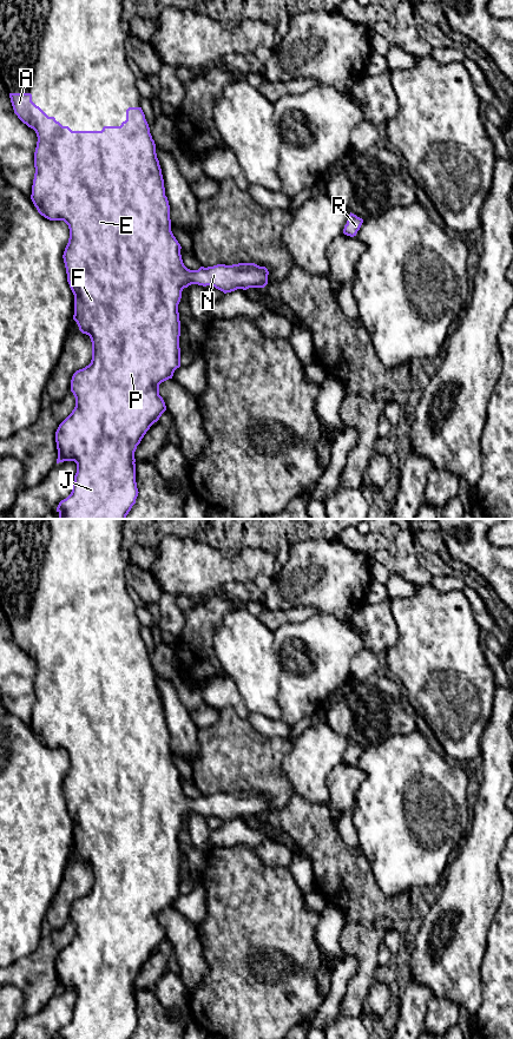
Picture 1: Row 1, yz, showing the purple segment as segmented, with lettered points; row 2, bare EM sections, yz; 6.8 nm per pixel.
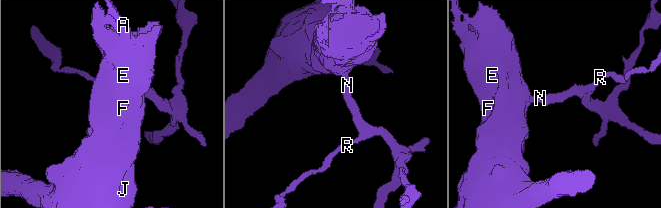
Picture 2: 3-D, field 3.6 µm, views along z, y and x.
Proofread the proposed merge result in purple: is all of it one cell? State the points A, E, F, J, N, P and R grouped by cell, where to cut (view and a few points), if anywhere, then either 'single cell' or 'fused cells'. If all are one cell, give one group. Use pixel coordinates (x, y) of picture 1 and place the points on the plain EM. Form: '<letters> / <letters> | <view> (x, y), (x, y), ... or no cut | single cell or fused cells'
A E F J N P R | no cut | single cell

